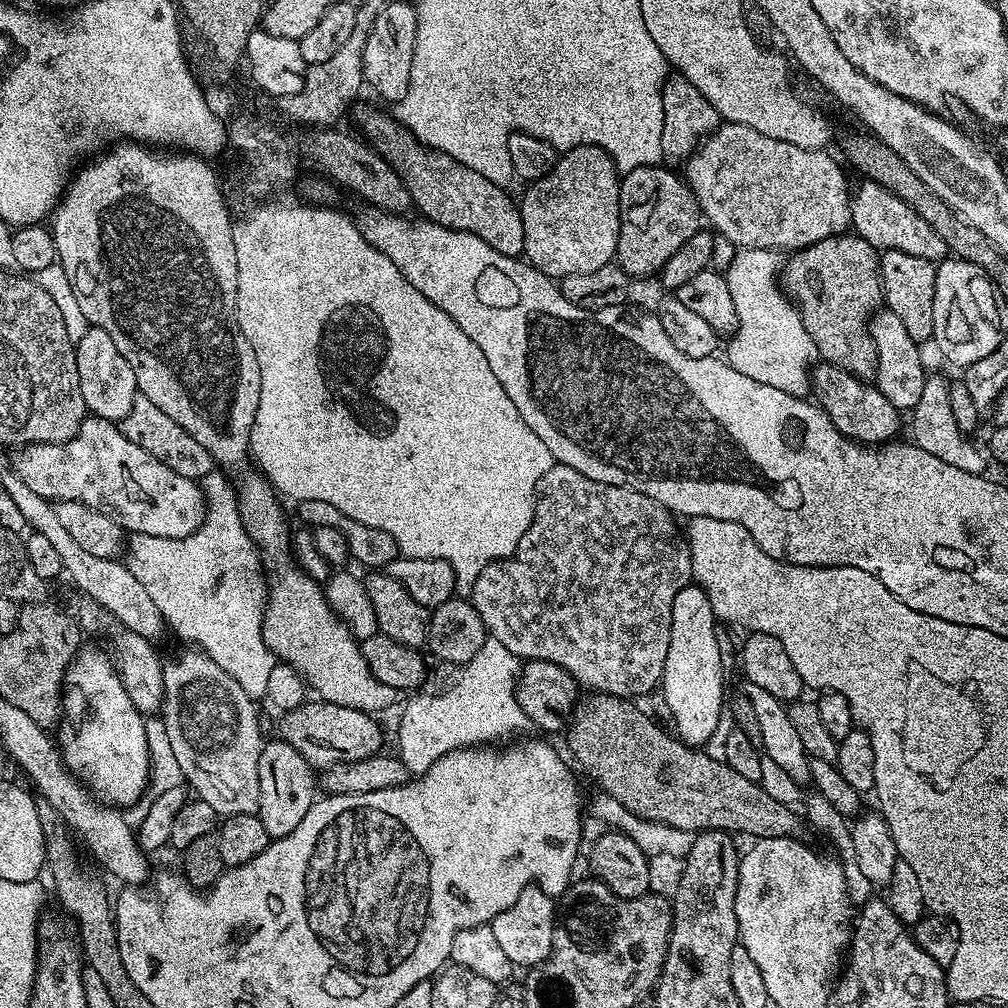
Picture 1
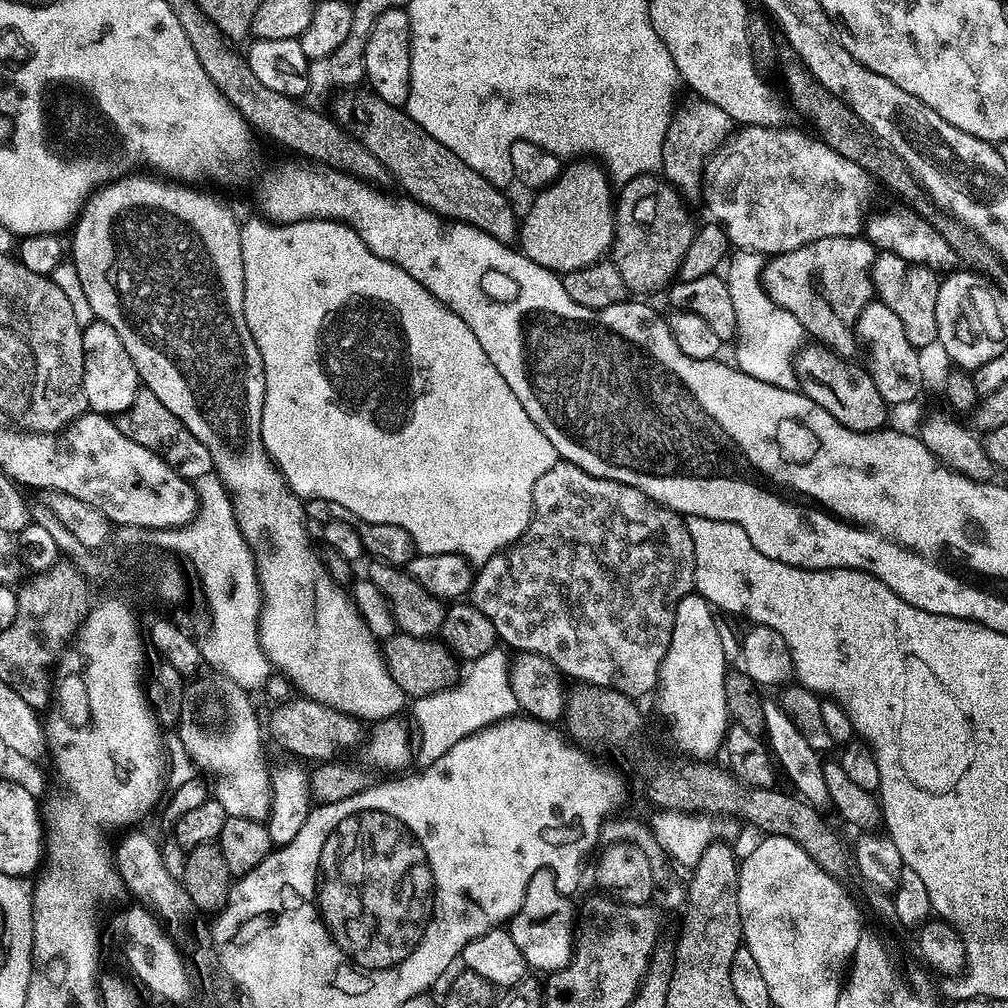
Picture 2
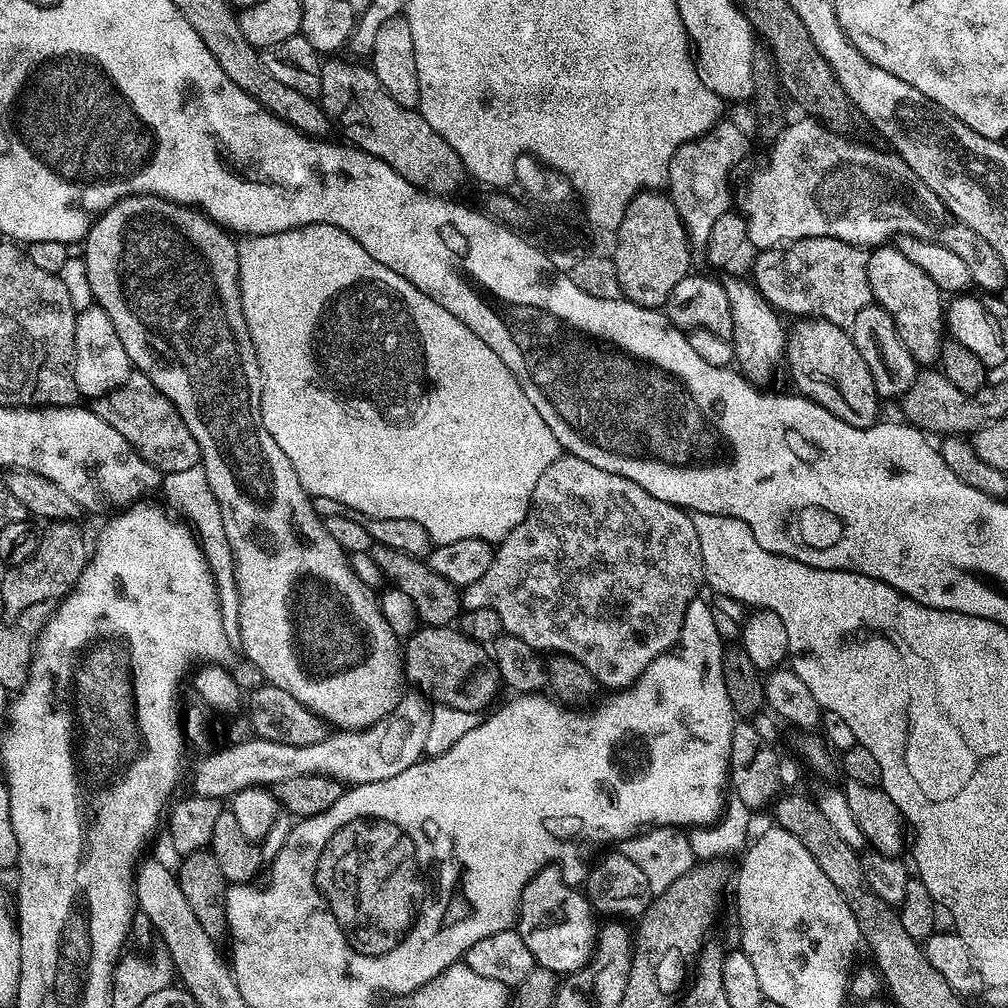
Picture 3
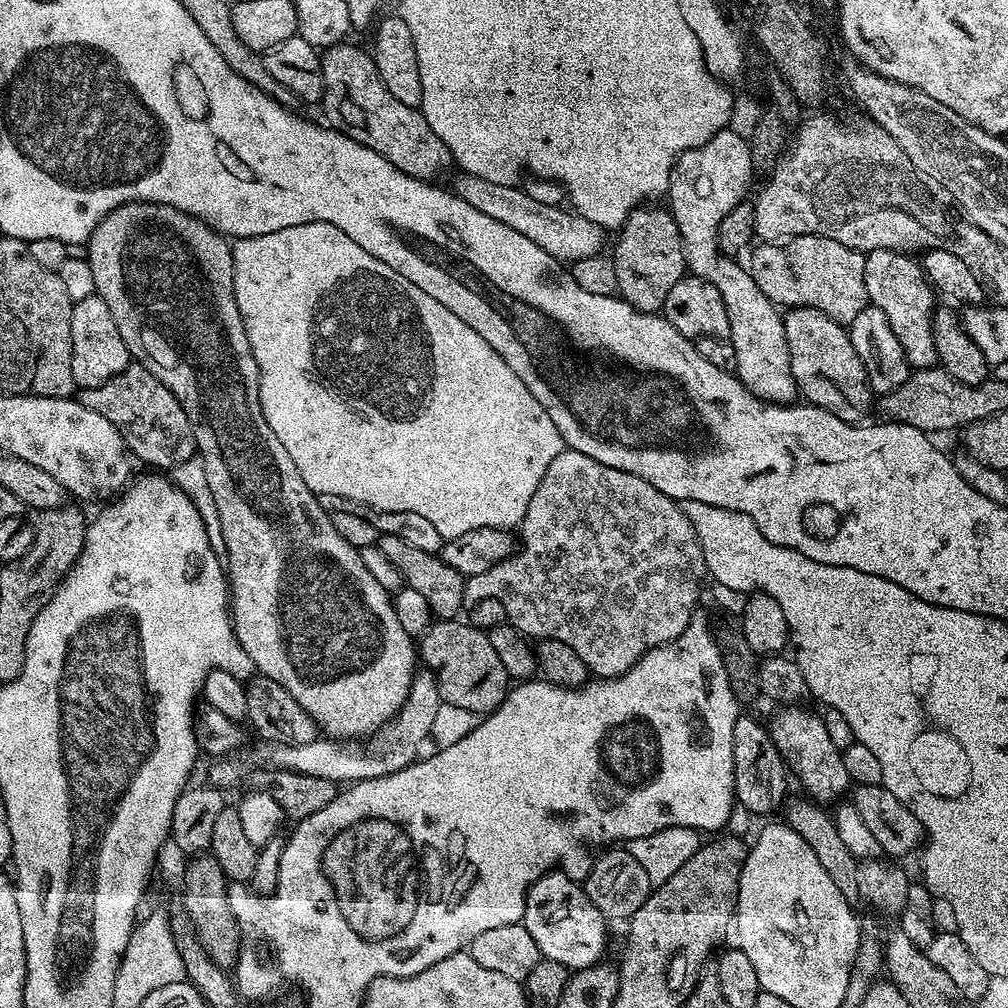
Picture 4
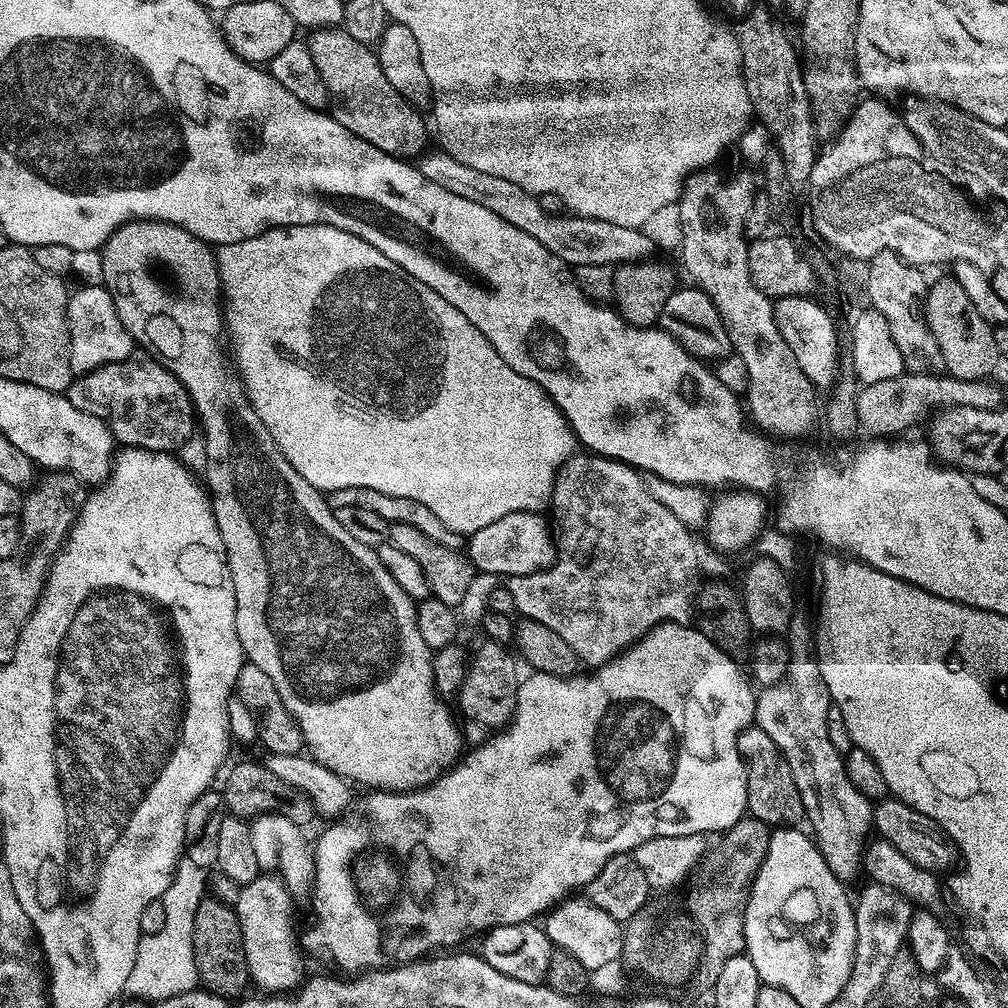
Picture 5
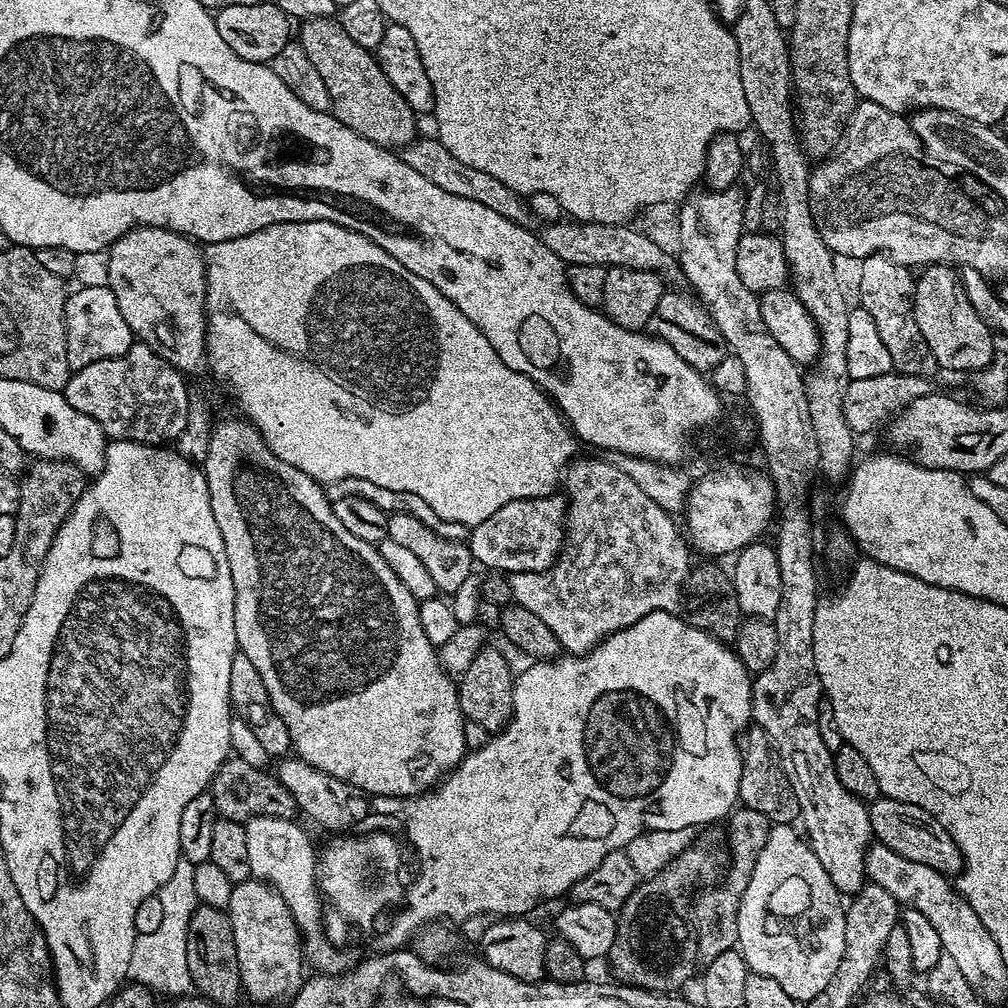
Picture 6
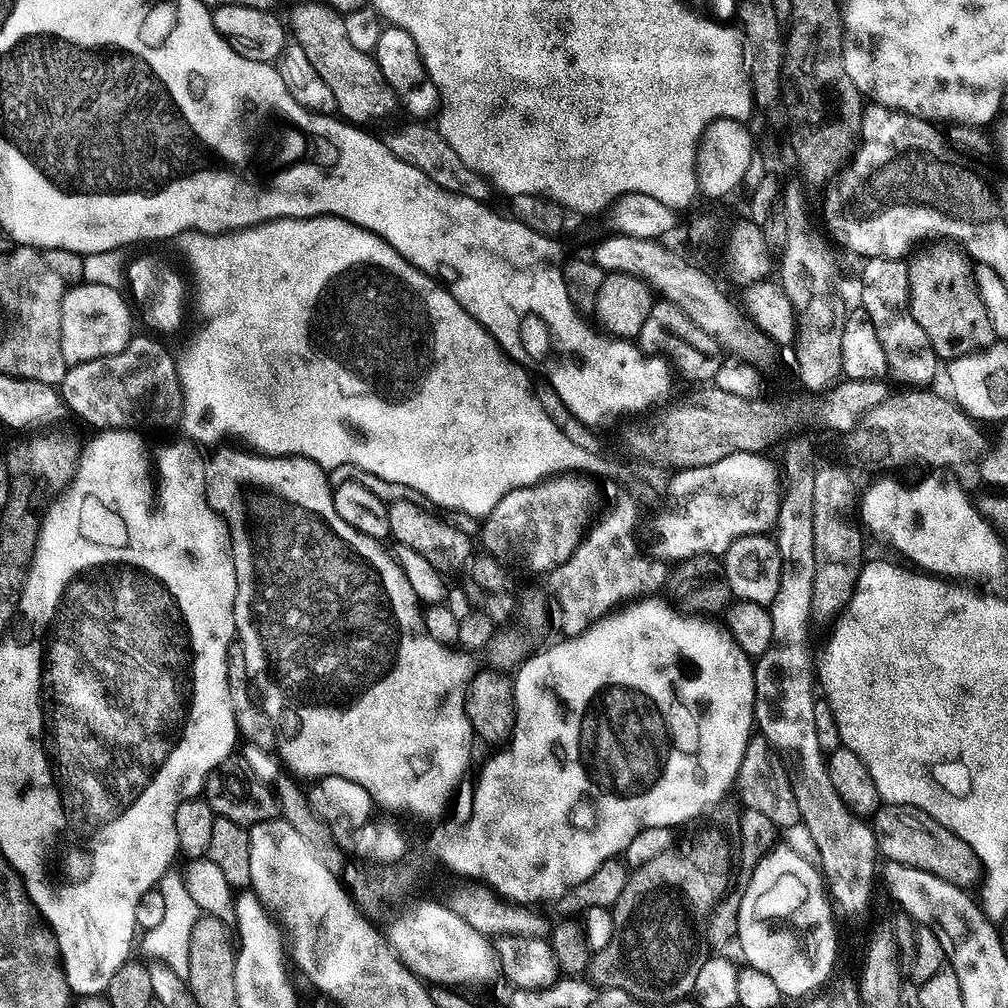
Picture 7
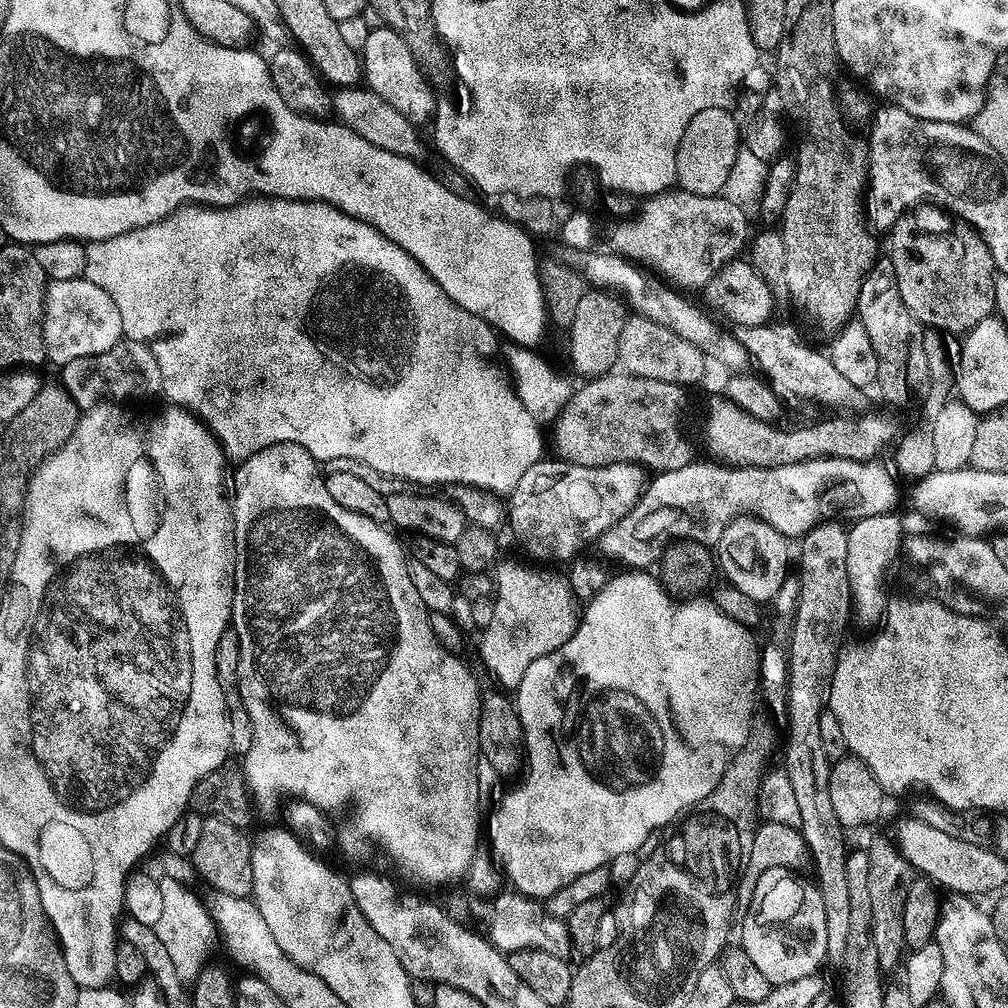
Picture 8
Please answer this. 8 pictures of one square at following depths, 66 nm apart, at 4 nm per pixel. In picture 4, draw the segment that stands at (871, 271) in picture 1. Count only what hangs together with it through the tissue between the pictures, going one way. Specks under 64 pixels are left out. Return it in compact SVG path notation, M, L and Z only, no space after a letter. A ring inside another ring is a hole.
M794 236L783 242L760 242L752 249L752 258L746 267L752 273L754 282L766 298L770 298L777 306L790 308L813 308L826 314L834 322L845 326L852 324L862 310L869 307L866 294L865 253L850 246L842 246L842 242L834 242L834 238L825 236Z

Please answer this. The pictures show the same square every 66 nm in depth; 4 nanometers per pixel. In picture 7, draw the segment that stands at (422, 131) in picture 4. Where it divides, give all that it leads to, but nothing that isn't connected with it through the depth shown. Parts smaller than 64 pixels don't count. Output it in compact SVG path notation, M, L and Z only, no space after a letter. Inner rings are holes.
M331 3L296 4L288 20L291 39L300 44L302 50L306 50L306 58L310 58L314 70L318 70L322 82L330 86L339 115L345 121L364 126L367 120L380 120L392 111L397 111L396 95L394 90L390 90L386 78L382 78L382 70L378 70L375 55L358 50L351 44L346 34L344 16Z

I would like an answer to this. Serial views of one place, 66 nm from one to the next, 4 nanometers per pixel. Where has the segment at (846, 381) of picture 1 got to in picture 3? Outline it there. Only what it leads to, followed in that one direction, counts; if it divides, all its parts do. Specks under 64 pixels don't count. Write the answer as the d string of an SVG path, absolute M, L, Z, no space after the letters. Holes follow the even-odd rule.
M804 318L797 324L800 325L786 338L788 368L793 382L800 387L797 389L850 426L868 428L877 423L881 419L882 397L876 393L870 366L866 366L866 358L858 354L858 346L854 346L851 335L825 320Z

